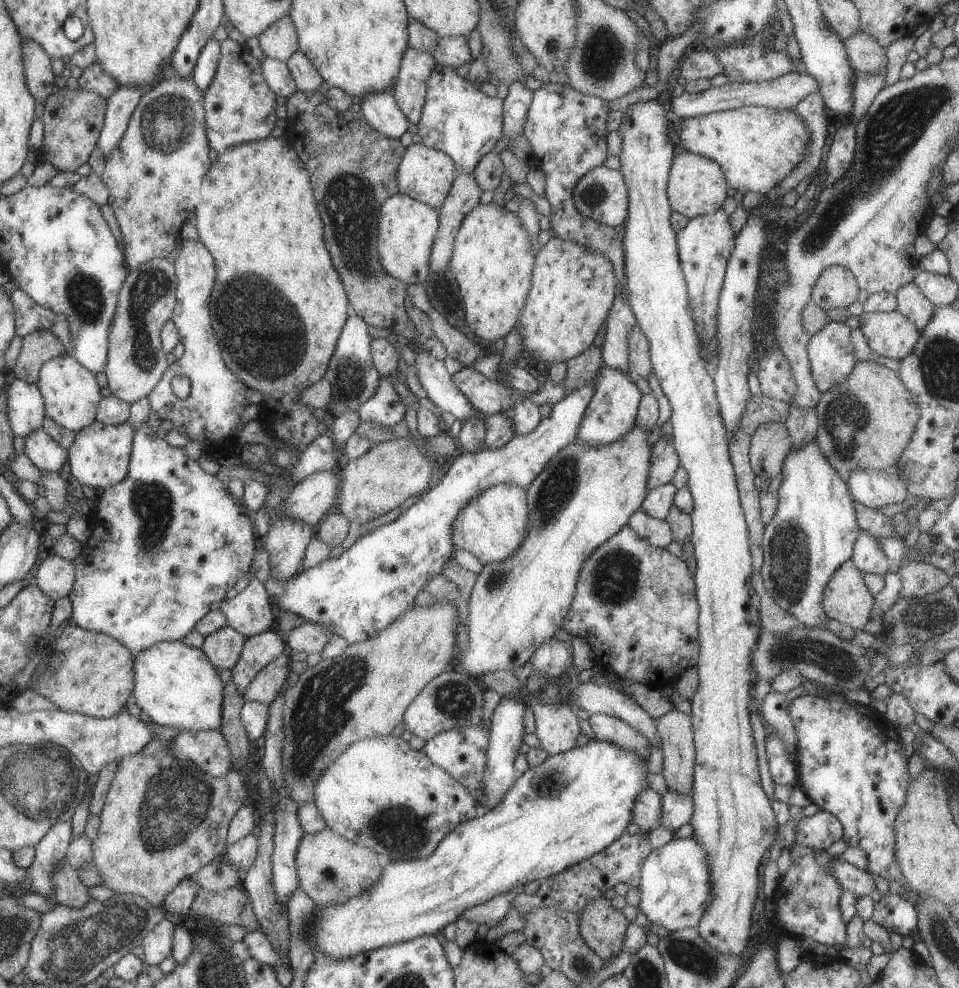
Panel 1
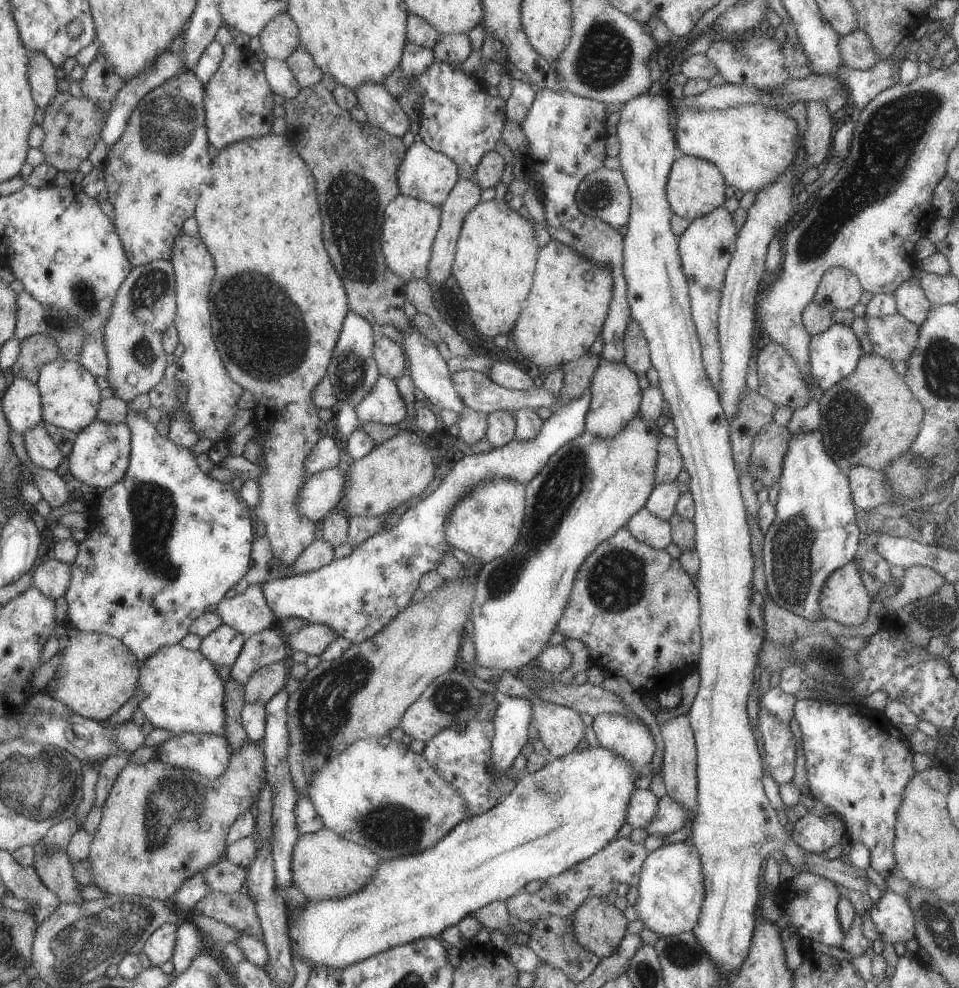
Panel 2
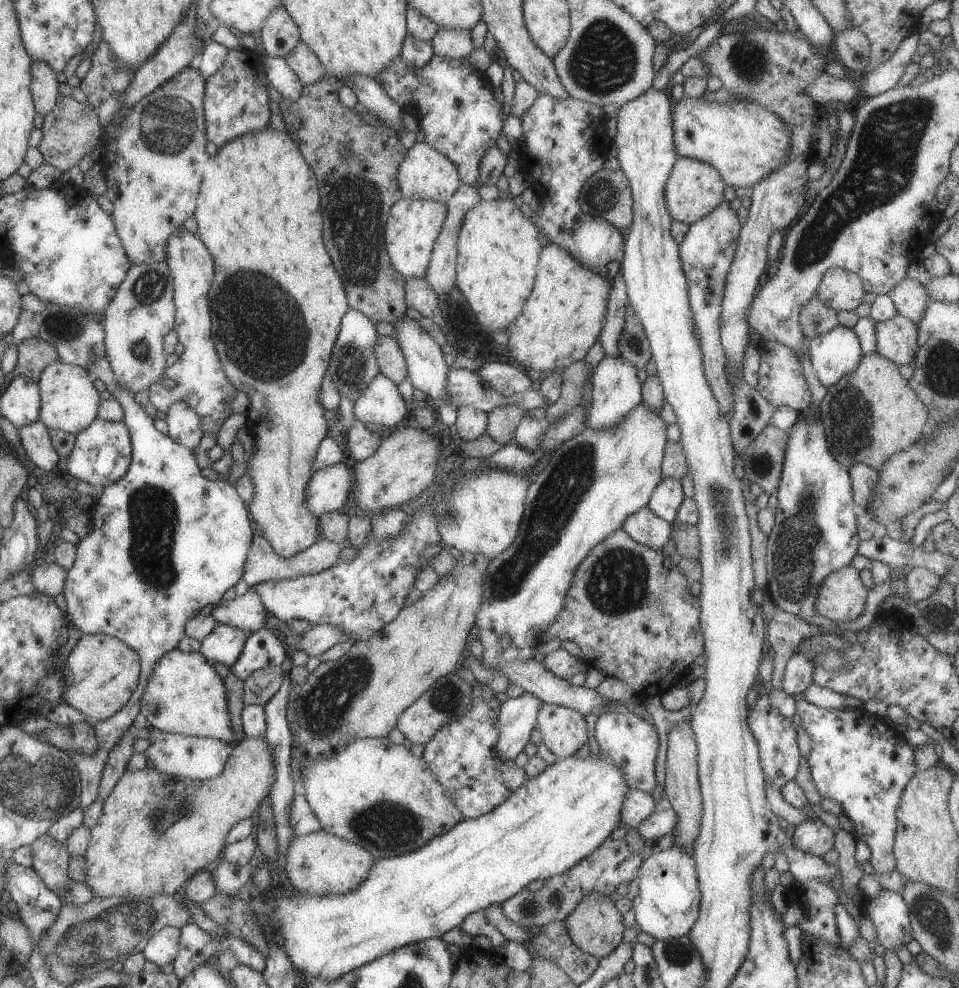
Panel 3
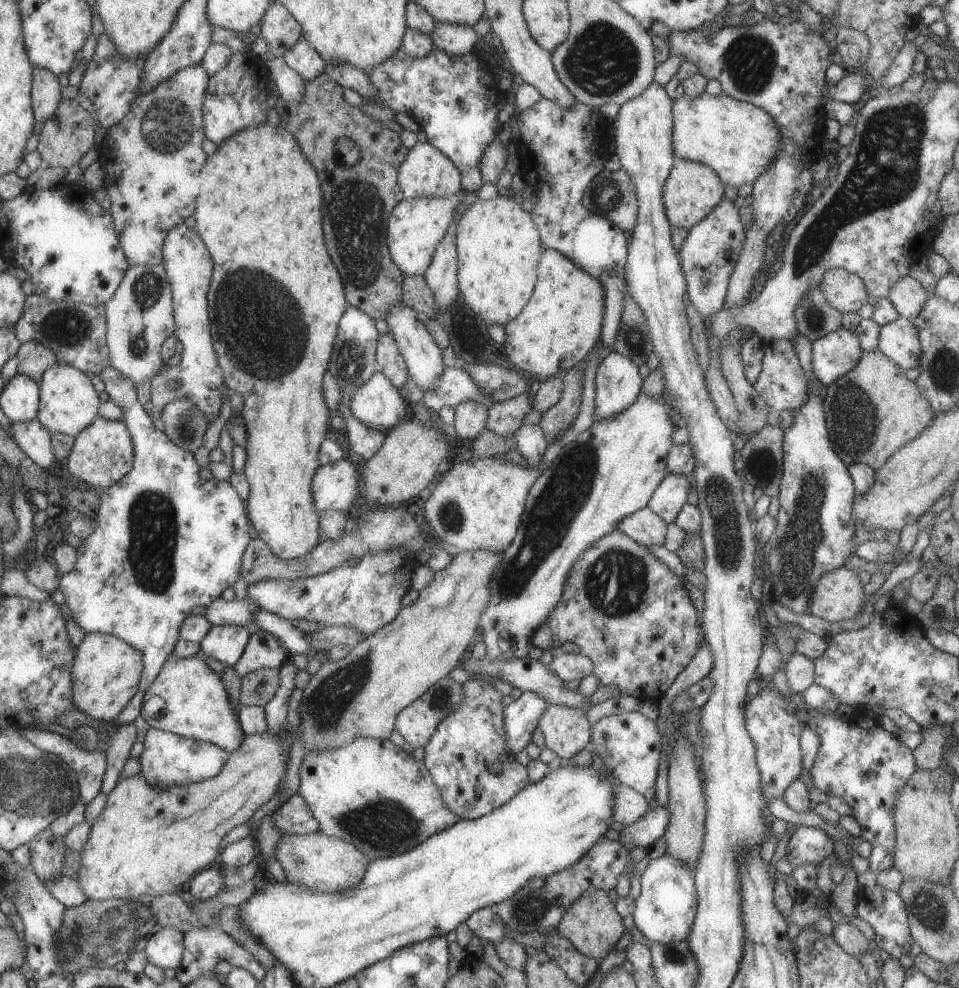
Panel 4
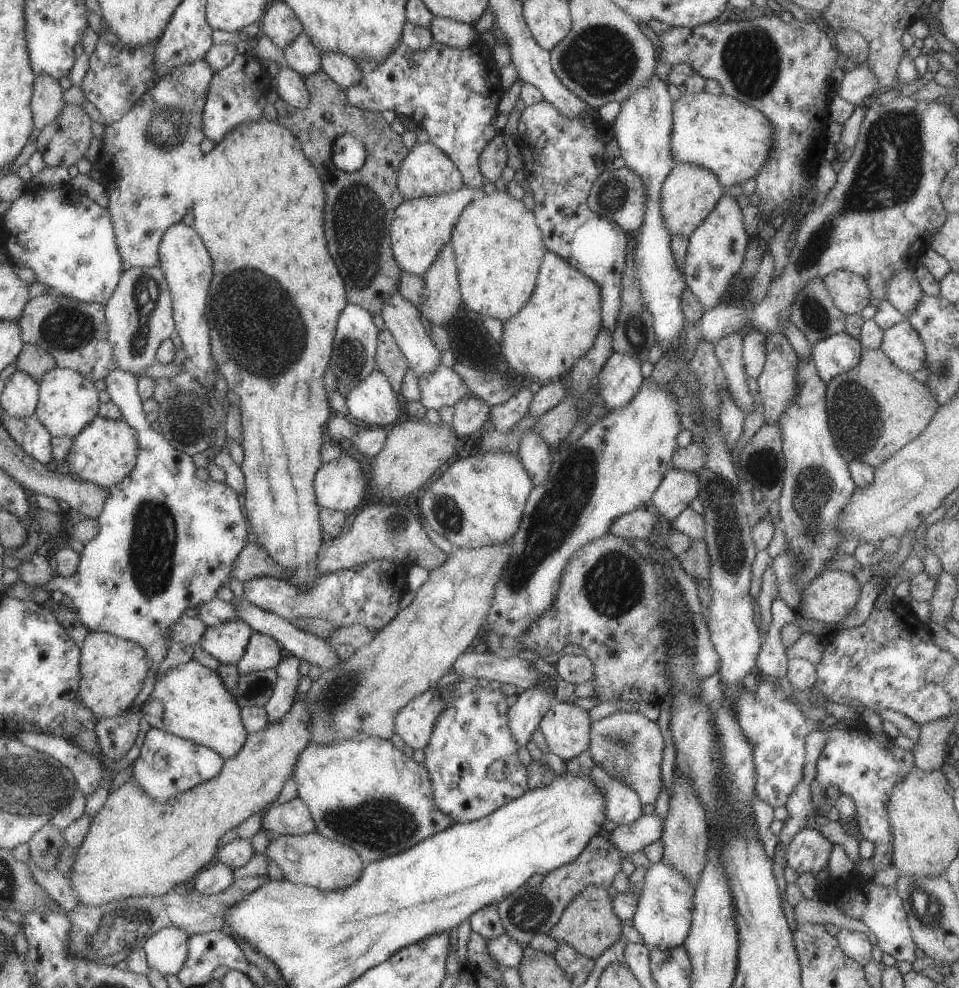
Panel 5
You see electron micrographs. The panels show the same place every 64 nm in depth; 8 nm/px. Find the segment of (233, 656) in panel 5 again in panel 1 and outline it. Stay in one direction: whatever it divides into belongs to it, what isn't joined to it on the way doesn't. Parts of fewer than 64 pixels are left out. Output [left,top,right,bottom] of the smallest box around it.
[200,625,245,671]

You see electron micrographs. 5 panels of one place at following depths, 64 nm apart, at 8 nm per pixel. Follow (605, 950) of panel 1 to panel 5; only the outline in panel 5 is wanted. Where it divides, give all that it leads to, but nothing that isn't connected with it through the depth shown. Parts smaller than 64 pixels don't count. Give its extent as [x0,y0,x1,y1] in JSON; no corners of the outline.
[548,885,622,961]

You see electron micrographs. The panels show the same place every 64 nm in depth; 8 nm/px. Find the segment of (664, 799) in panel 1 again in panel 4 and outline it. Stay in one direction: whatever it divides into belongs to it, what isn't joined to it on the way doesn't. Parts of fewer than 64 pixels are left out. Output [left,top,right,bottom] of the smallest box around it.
[618,806,669,851]

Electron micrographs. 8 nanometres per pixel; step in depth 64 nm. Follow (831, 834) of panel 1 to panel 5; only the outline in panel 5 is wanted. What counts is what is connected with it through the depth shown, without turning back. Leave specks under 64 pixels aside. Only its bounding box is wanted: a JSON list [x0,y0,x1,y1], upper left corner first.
[785,827,832,878]

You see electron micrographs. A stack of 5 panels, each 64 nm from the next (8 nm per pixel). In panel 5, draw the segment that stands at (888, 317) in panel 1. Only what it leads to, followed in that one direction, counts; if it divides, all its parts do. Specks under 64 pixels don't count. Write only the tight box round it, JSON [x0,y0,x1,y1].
[879,318,925,374]

